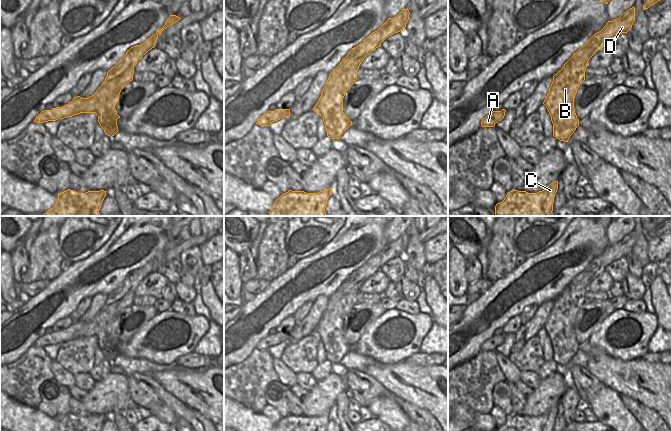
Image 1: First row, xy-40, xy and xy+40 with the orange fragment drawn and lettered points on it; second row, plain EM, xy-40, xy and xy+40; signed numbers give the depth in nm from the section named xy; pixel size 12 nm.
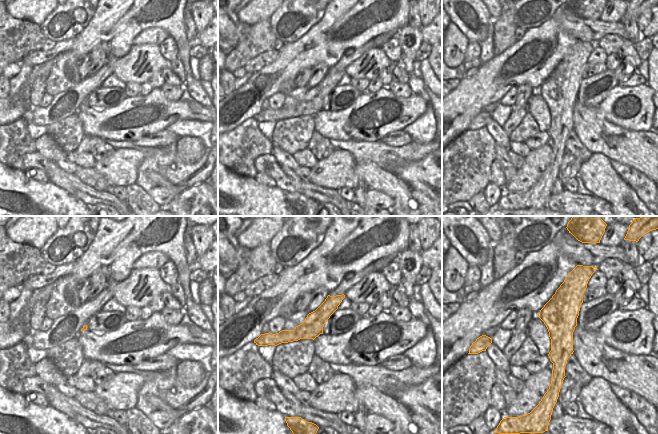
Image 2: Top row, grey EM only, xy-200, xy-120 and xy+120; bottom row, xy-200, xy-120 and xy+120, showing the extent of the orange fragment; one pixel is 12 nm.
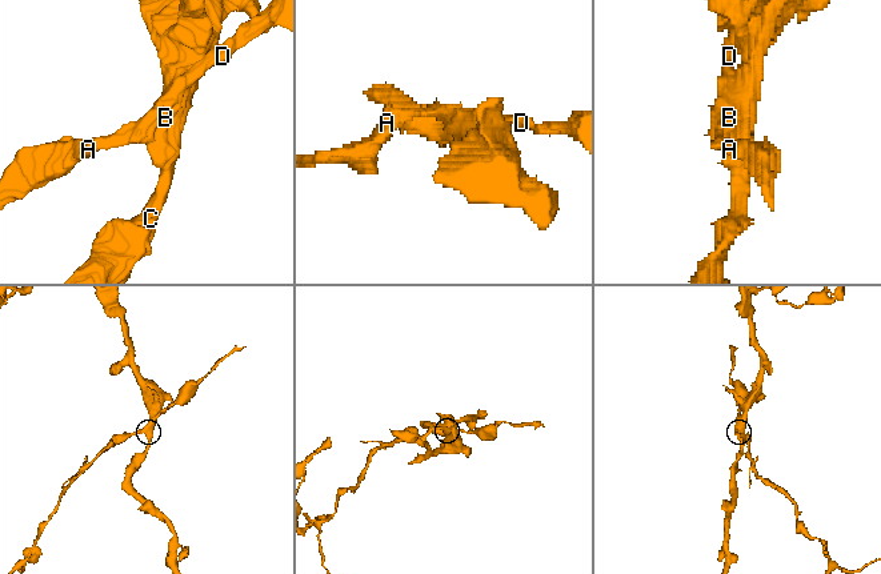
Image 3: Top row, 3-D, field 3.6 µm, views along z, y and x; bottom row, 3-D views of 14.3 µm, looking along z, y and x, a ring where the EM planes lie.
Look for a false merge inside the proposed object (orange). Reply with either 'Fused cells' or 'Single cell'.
Fused cells.

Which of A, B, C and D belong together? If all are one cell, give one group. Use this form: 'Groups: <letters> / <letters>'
Groups: A / B C D.

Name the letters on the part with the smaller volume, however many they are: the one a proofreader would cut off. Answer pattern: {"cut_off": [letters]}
{"cut_off": ["A"]}

